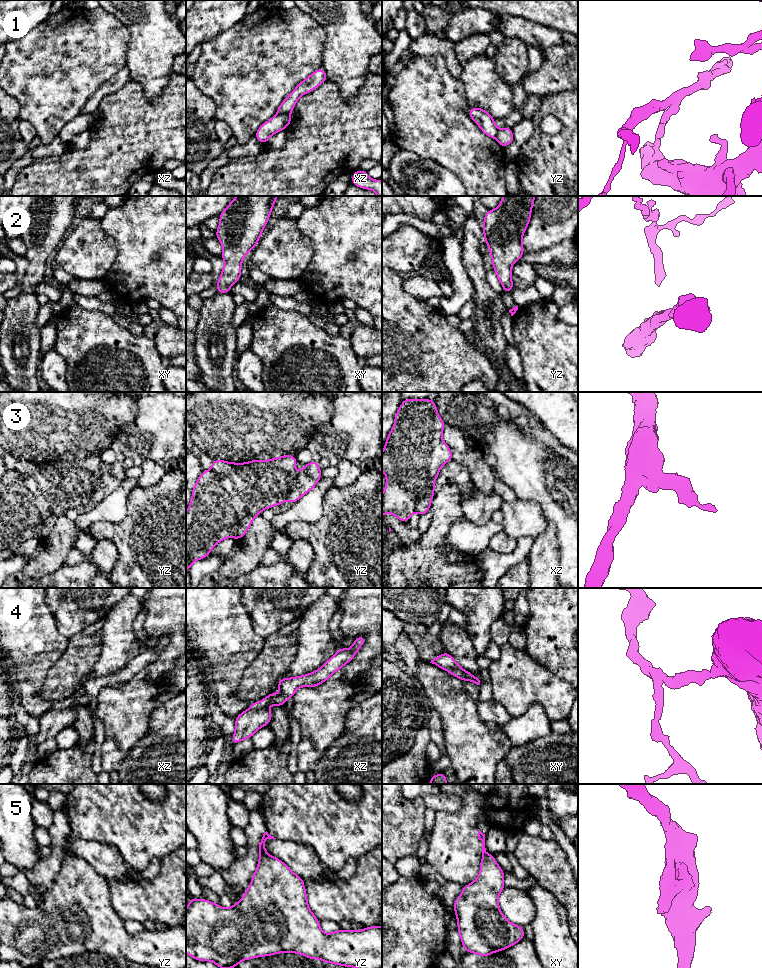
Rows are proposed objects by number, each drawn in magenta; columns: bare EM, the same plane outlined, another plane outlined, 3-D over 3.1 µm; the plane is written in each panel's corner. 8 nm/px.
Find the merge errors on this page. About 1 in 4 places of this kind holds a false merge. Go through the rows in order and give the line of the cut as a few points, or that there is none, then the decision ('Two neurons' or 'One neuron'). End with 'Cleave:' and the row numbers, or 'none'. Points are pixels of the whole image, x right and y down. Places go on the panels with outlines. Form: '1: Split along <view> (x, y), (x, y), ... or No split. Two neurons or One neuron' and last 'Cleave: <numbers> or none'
1: Split along xz (277, 113), (288, 114). Two neurons
2: No split. One neuron
3: Split along xz (434, 489), (416, 501), (414, 510). Two neurons
4: No split. One neuron
5: Split along yz (268, 854), (263, 854), (259, 858). Two neurons
Cleave: 1, 3, 5

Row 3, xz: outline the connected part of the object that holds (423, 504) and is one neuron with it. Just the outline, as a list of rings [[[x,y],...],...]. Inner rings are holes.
[[[435,490],[432,493],[427,494],[416,501],[415,512],[419,515],[419,517],[421,515],[426,514],[428,510],[431,508],[431,502],[432,502],[434,493],[435,493]]]

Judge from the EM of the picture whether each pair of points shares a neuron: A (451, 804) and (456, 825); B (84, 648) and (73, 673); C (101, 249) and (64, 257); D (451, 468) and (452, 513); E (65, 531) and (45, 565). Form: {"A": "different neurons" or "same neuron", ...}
{"A": "different neurons", "B": "same neuron", "C": "same neuron", "D": "different neurons", "E": "same neuron"}

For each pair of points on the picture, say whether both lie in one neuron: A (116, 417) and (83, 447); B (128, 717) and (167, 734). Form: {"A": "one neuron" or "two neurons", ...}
{"A": "one neuron", "B": "two neurons"}

